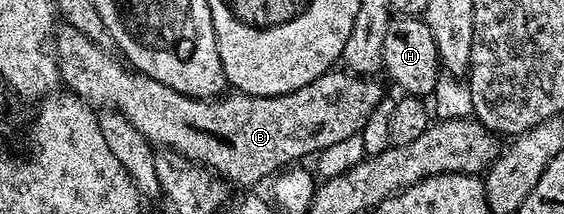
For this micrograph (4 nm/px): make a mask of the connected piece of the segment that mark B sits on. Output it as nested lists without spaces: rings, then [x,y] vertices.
[[[62,23],[56,29],[53,51],[61,70],[64,87],[68,91],[94,109],[110,108],[121,112],[132,122],[135,130],[139,130],[139,134],[147,137],[150,144],[170,152],[177,152],[185,159],[216,172],[230,185],[238,184],[241,190],[252,189],[249,187],[259,183],[264,176],[272,177],[288,169],[294,162],[304,161],[301,160],[304,156],[316,157],[329,146],[360,133],[367,118],[371,118],[371,110],[375,110],[375,106],[383,99],[383,92],[376,84],[376,79],[358,76],[357,73],[348,70],[324,72],[322,76],[315,78],[315,82],[307,82],[307,86],[299,86],[299,90],[278,96],[229,94],[233,96],[226,95],[224,98],[211,100],[191,98],[187,94],[179,94],[179,90],[171,90],[171,86],[163,86],[163,82],[155,82],[155,78],[126,66],[112,51],[99,47],[95,42],[91,42],[91,38],[87,38],[87,34],[79,34],[79,30],[75,30],[67,23]]]

